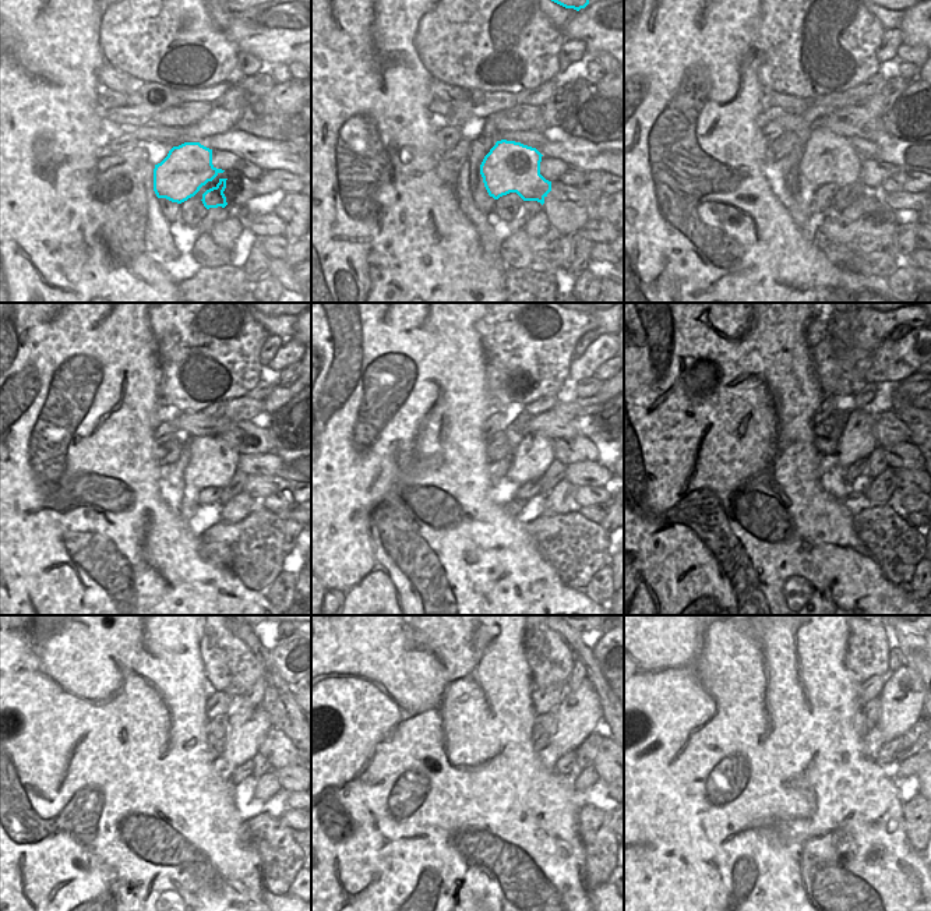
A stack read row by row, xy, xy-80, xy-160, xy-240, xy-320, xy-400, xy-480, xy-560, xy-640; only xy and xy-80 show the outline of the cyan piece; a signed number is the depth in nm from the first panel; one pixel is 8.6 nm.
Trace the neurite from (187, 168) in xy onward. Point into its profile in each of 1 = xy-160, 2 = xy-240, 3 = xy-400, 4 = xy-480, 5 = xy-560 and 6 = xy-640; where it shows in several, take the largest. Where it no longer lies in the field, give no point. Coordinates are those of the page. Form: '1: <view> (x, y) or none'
1: xy-160 (828, 158)
2: xy-240 (212, 462)
3: xy-400 (857, 441)
4: xy-480 (247, 727)
5: xy-560 (579, 713)
6: xy-640 (902, 698)

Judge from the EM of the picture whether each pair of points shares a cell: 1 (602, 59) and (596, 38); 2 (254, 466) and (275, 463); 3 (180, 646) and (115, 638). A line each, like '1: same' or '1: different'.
1: different
2: same
3: same

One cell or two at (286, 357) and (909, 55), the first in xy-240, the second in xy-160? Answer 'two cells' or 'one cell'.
one cell

